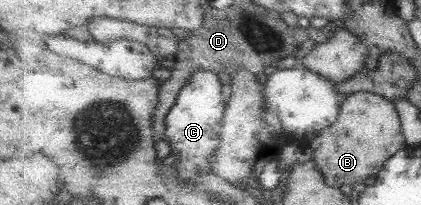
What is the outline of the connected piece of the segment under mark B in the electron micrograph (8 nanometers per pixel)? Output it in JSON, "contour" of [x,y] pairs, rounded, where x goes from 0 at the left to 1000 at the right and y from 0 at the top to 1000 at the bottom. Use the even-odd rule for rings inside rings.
{"contour":[[[848,449],[817,468],[805,585],[736,688],[724,737],[758,805],[774,888],[796,912],[860,893],[907,834],[919,780],[962,722],[955,580],[943,517],[917,473],[886,449]]]}

